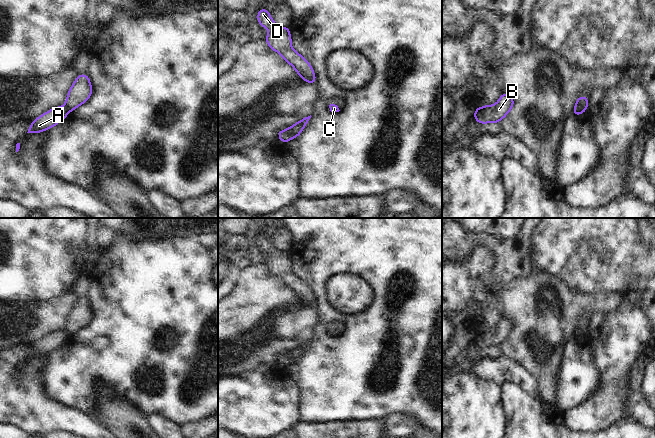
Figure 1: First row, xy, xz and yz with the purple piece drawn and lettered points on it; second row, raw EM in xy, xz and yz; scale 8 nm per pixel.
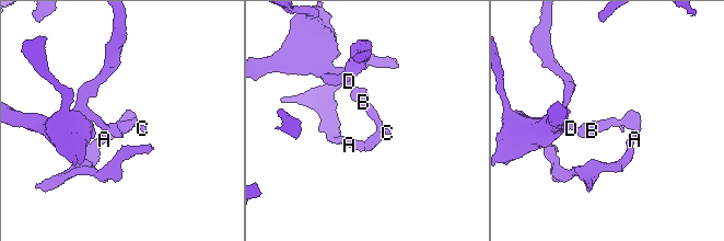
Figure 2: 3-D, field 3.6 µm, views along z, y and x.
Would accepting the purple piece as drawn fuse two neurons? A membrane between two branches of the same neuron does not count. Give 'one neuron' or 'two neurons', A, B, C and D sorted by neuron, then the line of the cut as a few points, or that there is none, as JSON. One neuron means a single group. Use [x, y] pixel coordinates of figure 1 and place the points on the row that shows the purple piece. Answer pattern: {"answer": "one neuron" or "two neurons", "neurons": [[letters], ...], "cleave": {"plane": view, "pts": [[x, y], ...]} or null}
{"answer": "two neurons", "neurons": [["A"], ["B", "C", "D"]], "cleave": {"plane": "yz", "pts": [[587, 103], [582, 103], [575, 108]]}}

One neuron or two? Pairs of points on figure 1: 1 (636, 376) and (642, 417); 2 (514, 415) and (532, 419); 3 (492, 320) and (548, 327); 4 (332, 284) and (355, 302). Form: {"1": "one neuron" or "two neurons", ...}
{"1": "one neuron", "2": "one neuron", "3": "two neurons", "4": "one neuron"}

